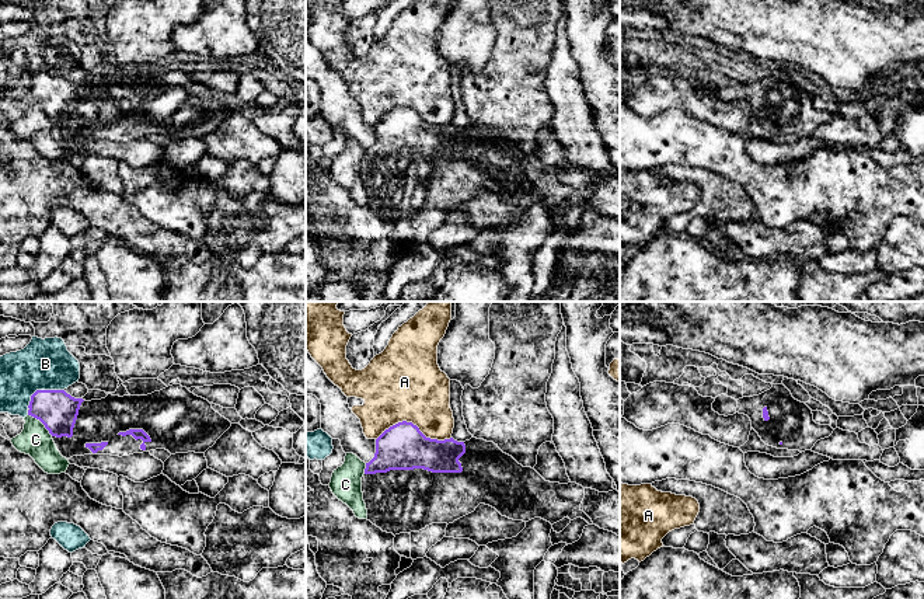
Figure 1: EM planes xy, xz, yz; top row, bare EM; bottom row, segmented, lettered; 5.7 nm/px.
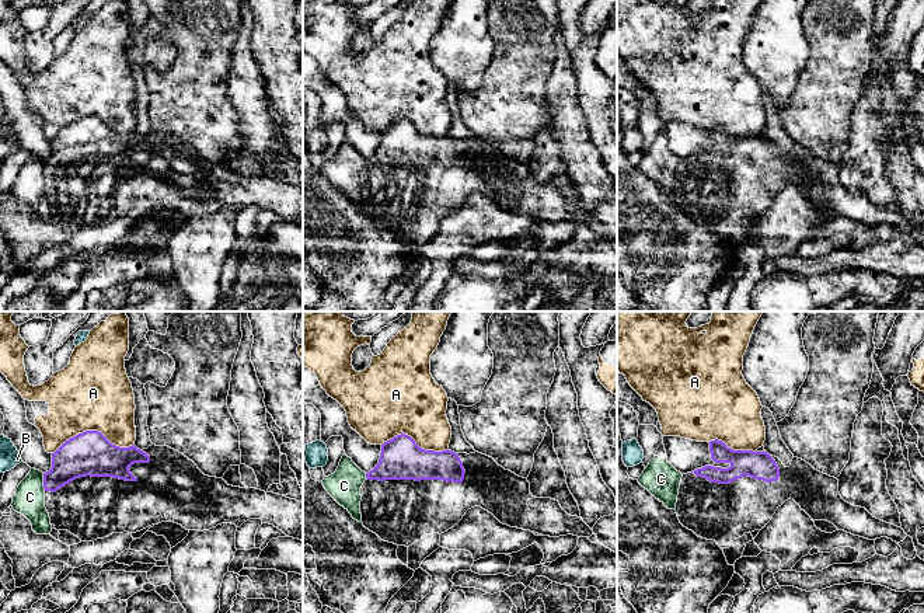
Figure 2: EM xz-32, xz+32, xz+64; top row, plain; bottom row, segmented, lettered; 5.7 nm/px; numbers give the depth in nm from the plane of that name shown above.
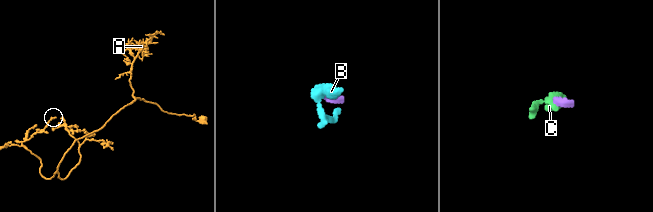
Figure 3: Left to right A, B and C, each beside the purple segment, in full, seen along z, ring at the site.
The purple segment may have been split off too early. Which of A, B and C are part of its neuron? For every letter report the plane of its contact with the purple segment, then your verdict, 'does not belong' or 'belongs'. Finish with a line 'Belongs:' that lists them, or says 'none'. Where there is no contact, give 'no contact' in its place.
A: xz | does not belong
B: xy | does not belong
C: xy | does not belong
Belongs: none

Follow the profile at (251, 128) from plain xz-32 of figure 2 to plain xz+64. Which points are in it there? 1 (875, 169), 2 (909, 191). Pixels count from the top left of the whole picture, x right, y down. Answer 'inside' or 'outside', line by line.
1: outside
2: inside

